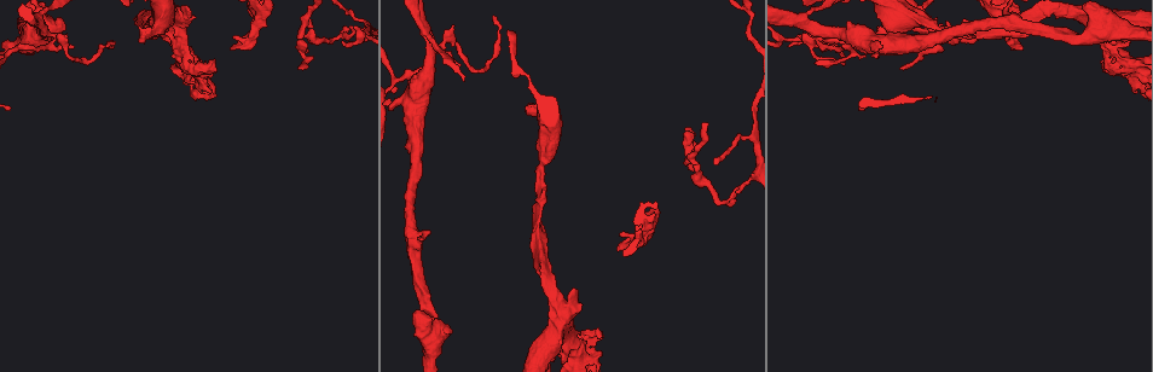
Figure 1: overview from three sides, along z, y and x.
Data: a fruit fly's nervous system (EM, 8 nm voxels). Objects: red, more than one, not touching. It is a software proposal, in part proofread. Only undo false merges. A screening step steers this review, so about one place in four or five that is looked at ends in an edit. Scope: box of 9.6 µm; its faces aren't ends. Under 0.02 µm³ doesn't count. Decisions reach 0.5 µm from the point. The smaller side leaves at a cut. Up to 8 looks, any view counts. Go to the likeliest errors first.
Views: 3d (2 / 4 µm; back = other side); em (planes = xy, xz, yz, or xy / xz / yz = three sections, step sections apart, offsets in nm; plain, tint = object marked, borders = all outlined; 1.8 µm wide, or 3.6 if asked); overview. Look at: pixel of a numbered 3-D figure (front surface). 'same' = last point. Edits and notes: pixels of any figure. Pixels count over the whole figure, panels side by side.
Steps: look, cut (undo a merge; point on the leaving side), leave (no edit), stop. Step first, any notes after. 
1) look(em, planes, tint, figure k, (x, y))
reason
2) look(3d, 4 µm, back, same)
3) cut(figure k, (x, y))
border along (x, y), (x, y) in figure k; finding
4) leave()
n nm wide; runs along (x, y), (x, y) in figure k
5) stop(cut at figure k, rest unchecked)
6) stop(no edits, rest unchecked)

look(em, yz, step 8, tint, figure 1, (578, 359))
sharp bend

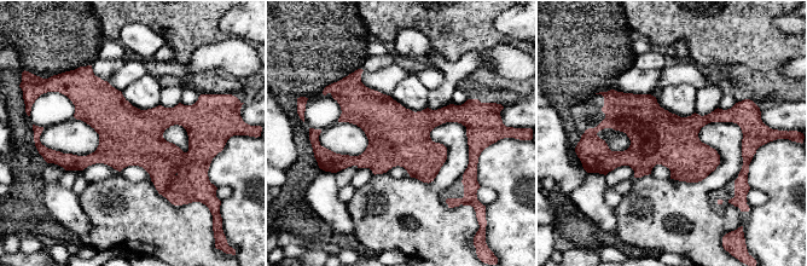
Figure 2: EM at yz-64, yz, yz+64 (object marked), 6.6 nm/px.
leave()
360 nm wide; all the same cell

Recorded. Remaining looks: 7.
look(3d, 2 µm, figure 1, (432, 48))
looks like a crossing

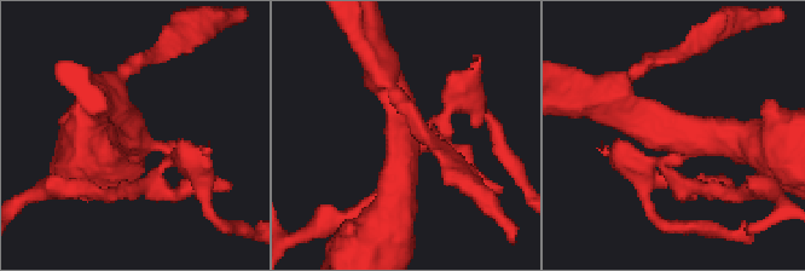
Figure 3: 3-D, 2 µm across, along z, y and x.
look(em, planes, tint, figure 3, (678, 143))

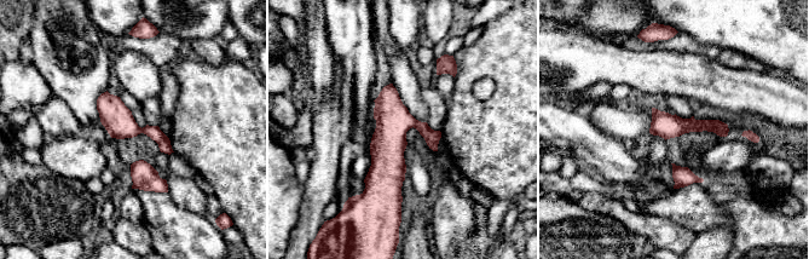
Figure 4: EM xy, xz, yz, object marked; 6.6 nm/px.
cut(figure 4, (165, 147))
border along (167, 137), (159, 144) in figure 4; two cells meet here

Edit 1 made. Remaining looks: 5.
look(3d, 2 µm, figure 1, (539, 169))
narrows sharply

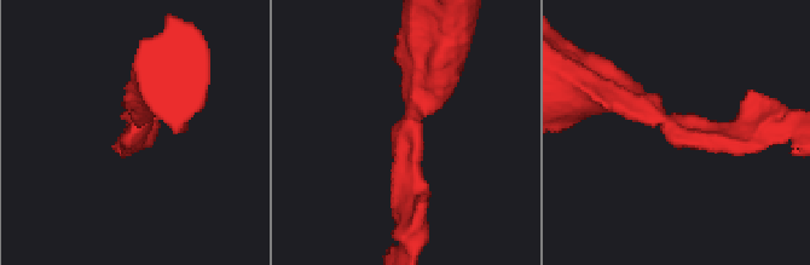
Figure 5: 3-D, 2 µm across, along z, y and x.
look(em, planes, plain, figure 5, (673, 127))

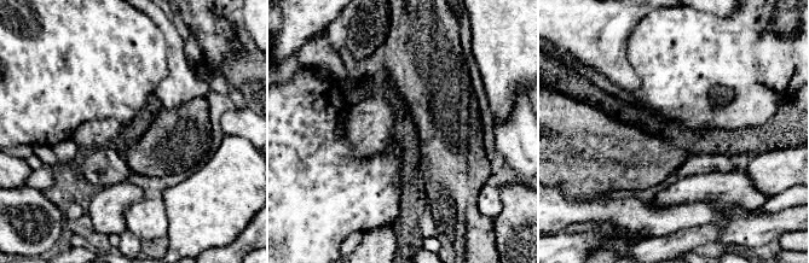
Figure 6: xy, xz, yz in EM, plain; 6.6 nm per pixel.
look(em, planes, tint, same)

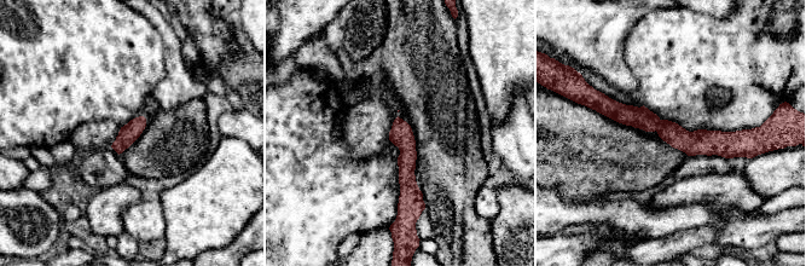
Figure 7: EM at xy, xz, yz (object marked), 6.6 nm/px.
leave()
runs along (602, 110), (686, 142), (743, 138) in figure 7; all the same cell

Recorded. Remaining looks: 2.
stop(cut at figure 4, rest unchecked)

